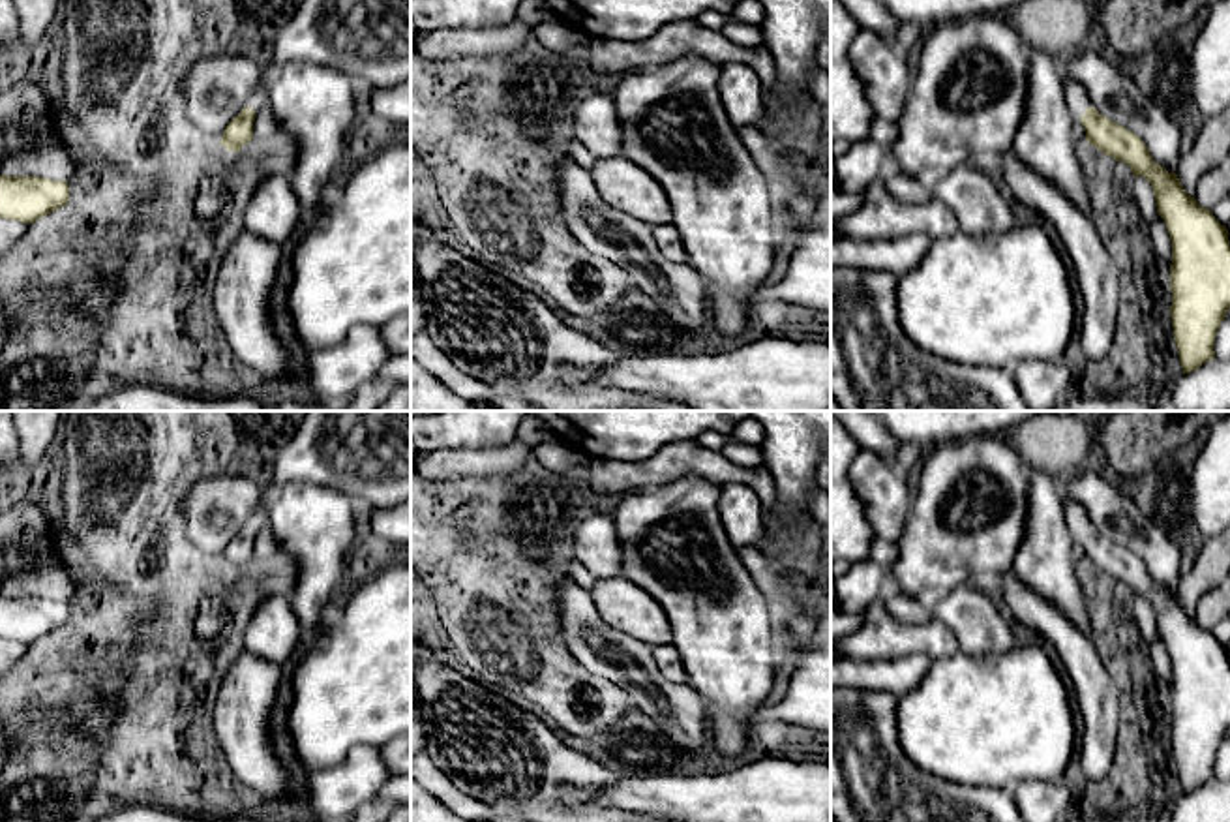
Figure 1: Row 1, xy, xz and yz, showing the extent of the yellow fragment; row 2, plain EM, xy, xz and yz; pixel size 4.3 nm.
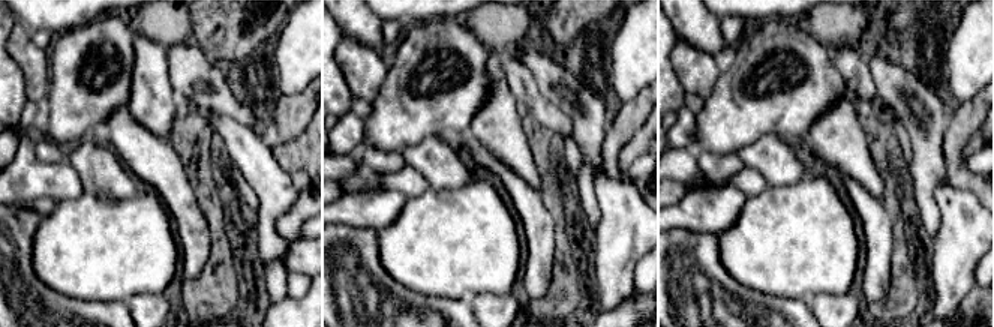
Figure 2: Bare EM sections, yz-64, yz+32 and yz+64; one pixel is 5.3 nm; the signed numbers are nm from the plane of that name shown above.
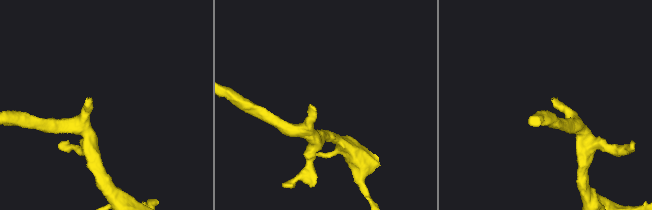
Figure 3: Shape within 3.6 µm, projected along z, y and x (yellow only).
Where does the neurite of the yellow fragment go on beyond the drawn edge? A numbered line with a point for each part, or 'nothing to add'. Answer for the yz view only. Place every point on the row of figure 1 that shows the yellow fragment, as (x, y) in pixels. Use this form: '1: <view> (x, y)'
1: yz (1077, 98)

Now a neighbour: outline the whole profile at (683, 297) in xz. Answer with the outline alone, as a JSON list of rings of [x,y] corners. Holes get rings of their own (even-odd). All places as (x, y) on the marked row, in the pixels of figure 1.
[[[572,158],[557,160],[557,188],[562,220],[585,250],[624,270],[677,330],[712,328],[707,283],[690,263],[660,253],[651,225],[611,208],[592,175]]]

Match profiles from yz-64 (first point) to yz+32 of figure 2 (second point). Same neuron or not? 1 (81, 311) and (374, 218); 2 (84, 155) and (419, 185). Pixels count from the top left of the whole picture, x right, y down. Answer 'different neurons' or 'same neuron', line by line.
1: different neurons
2: different neurons

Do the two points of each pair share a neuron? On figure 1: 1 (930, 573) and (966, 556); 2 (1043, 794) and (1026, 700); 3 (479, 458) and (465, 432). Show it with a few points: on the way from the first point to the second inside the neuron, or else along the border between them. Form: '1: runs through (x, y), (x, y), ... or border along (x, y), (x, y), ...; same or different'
1: runs through (940, 563), (947, 556), (957, 556); same
2: border along (1062, 779), (1022, 781), (1013, 791); different
3: border along (516, 436), (499, 447), (435, 449), (432, 453); different

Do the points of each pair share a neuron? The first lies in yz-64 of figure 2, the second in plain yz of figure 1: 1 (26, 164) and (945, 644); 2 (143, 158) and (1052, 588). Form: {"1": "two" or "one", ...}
{"1": "one", "2": "two"}

